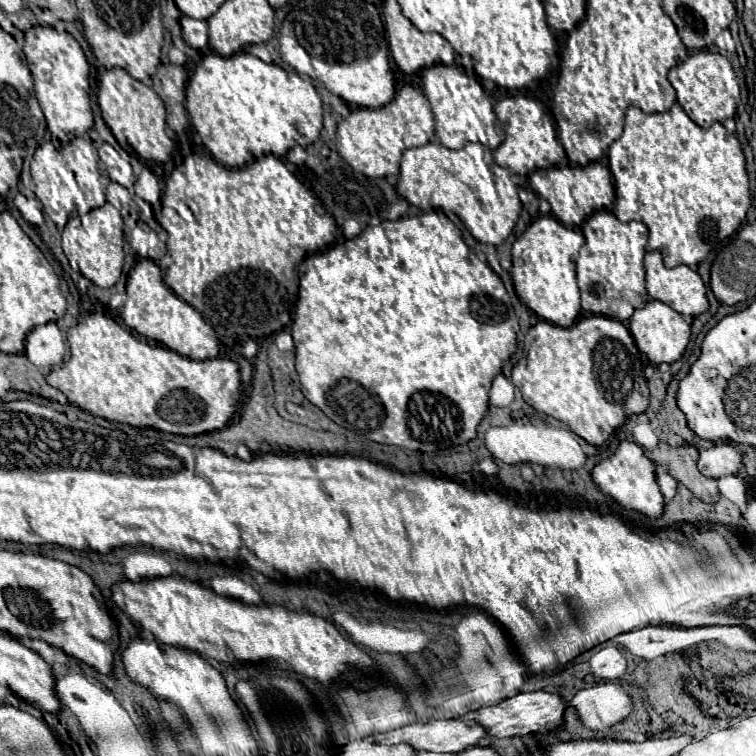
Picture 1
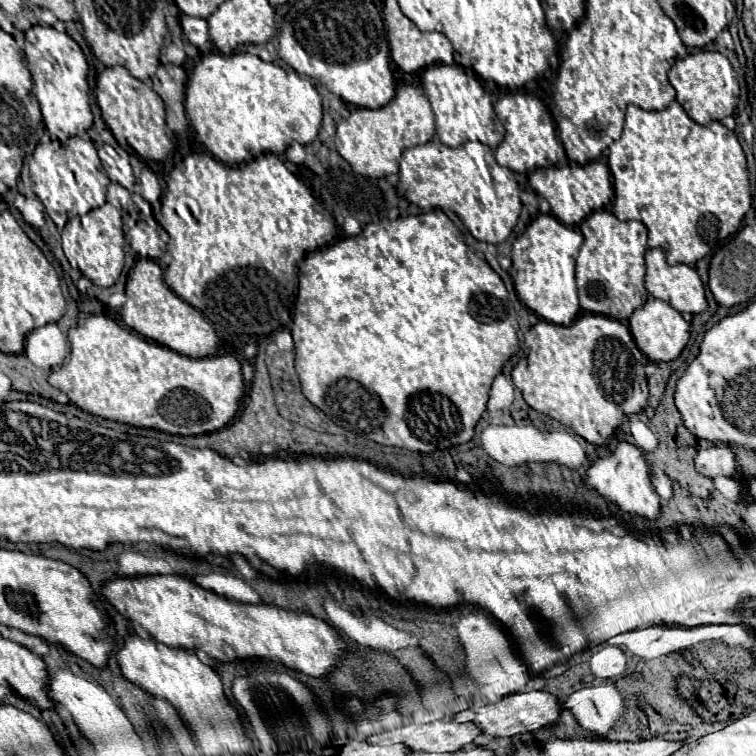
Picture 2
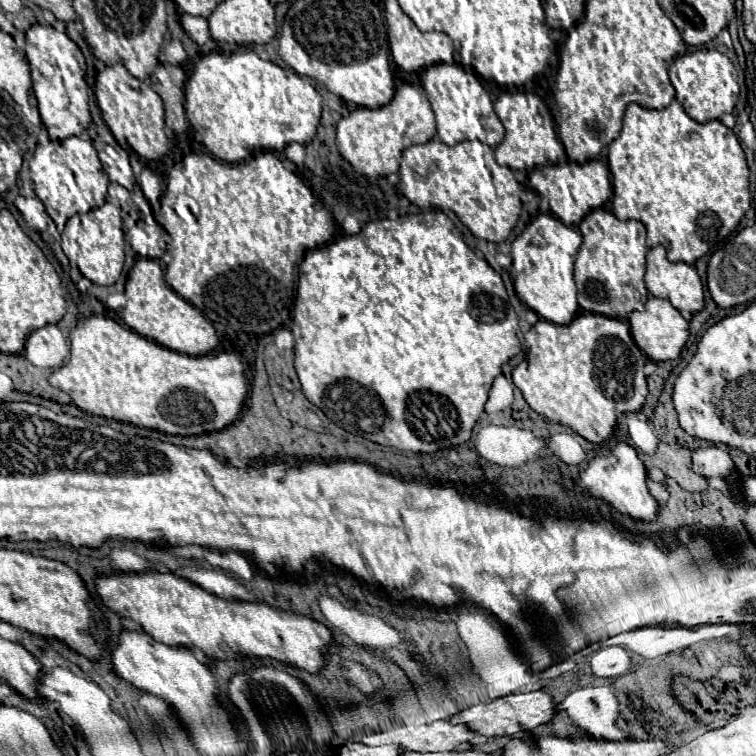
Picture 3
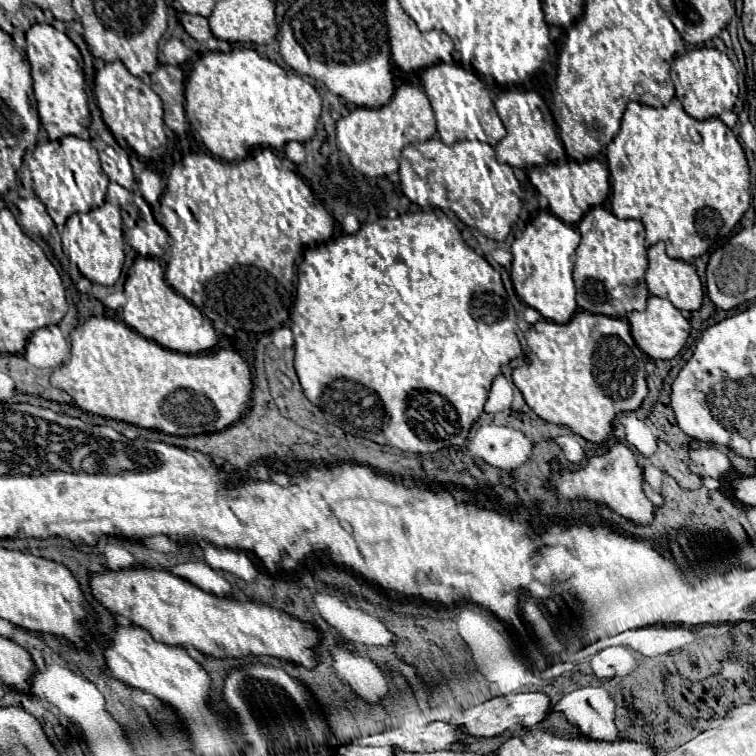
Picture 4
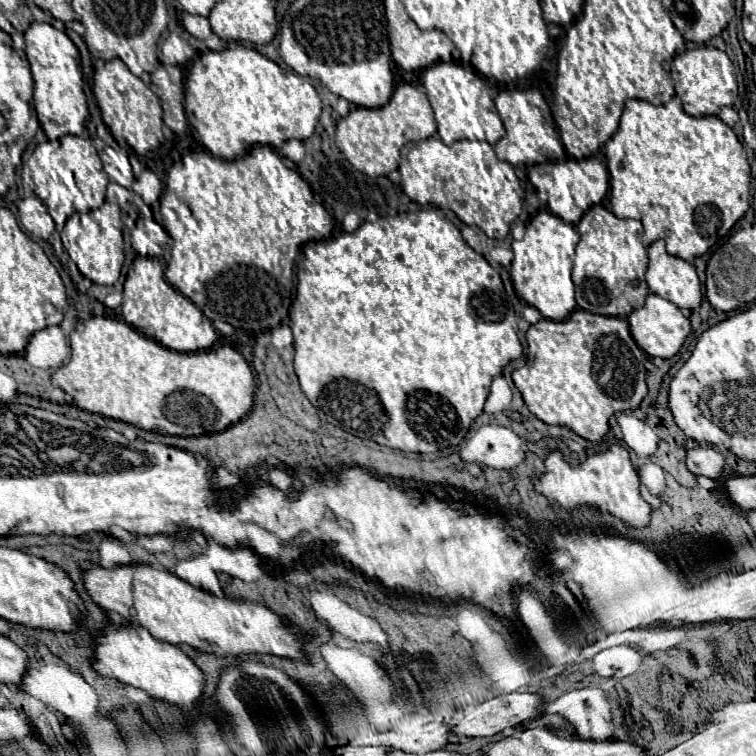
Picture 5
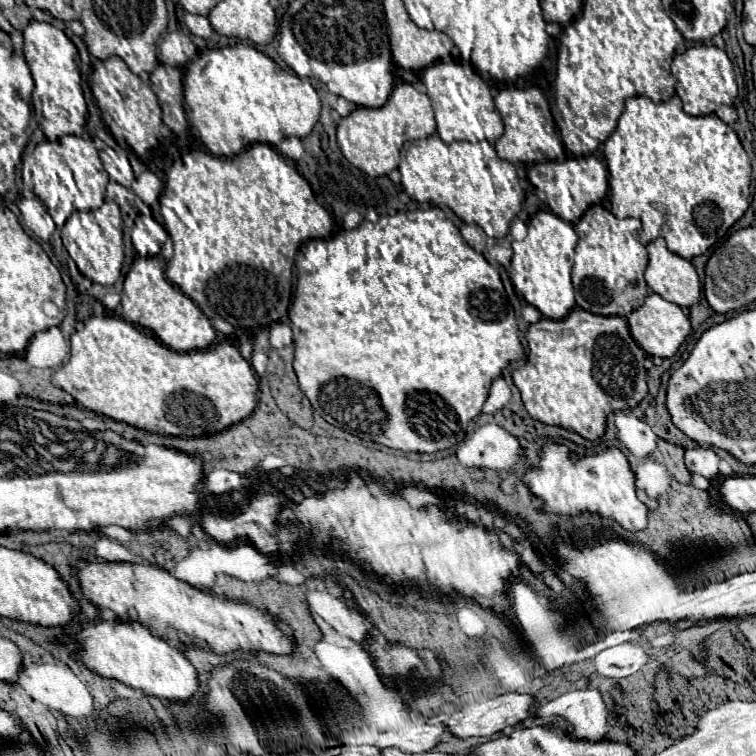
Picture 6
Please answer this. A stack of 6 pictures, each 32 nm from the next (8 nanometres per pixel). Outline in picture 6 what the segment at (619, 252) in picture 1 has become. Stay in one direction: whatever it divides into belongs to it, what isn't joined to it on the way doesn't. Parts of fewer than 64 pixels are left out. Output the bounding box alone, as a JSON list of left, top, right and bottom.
[572,206,650,318]

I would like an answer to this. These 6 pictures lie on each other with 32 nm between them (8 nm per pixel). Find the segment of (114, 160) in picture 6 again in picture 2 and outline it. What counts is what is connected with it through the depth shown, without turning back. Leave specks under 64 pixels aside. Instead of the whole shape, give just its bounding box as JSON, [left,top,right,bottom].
[98,146,135,193]

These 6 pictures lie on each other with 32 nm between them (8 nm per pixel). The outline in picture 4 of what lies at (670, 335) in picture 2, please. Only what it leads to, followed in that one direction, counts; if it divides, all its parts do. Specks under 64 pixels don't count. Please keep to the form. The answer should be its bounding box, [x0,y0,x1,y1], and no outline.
[628,296,690,360]

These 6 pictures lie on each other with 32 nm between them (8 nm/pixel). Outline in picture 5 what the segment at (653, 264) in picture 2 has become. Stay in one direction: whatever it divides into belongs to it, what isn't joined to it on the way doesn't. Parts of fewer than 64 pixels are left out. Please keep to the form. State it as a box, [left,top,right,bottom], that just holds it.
[646,240,702,310]

